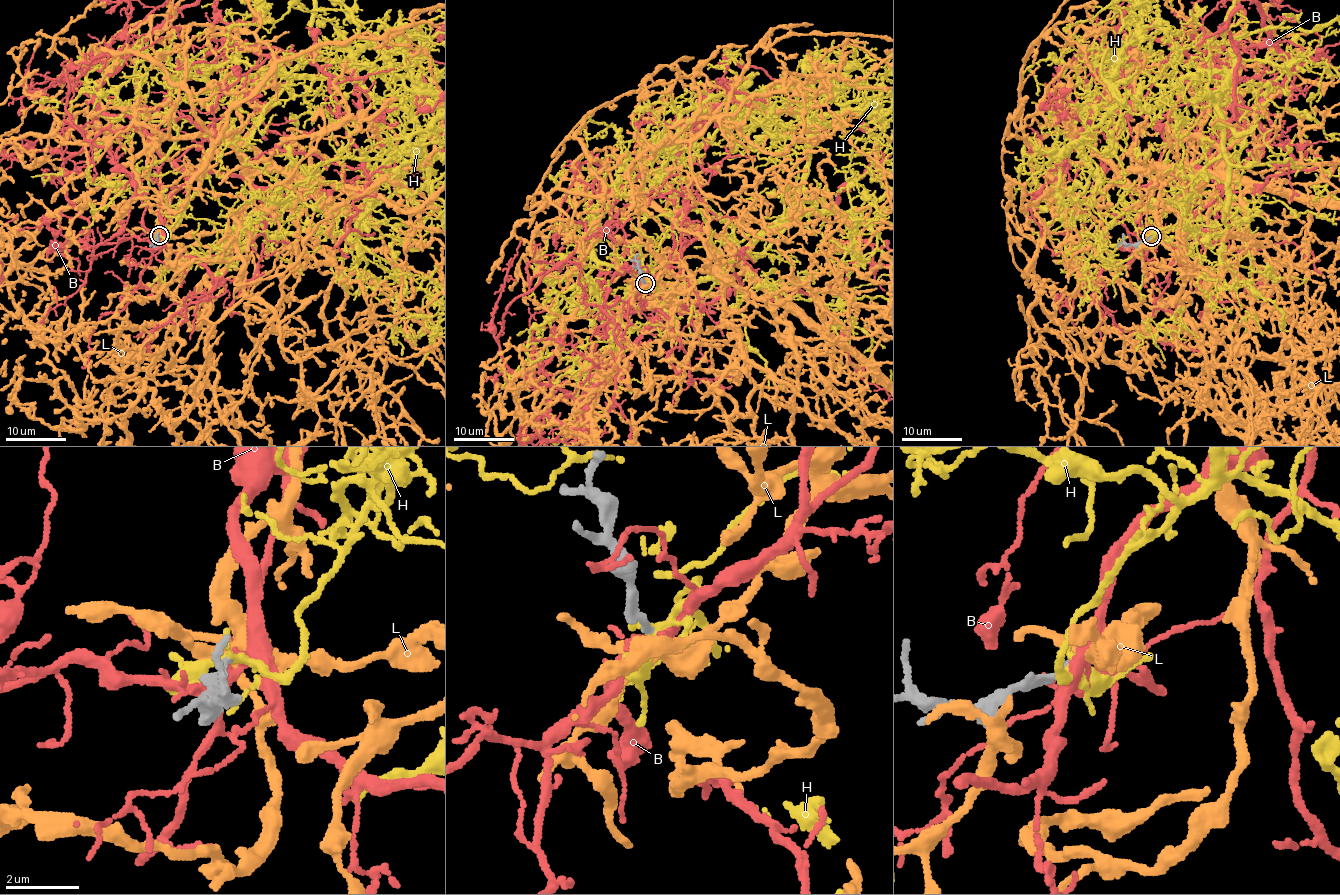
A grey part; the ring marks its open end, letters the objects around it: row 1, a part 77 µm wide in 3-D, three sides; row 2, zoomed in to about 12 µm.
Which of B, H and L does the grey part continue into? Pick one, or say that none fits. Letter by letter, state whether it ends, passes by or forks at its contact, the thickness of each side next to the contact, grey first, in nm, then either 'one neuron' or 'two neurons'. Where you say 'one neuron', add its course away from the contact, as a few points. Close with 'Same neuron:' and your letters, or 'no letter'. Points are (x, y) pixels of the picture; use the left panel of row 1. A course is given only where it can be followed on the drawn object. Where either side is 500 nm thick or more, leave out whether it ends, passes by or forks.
B: it forks; calibres 170 and 240 nm; two neurons
H: it forks; calibres 180 and 180 nm; two neurons
L: it forks; calibres 170 and 280 nm; two neurons
Same neuron: no letter

